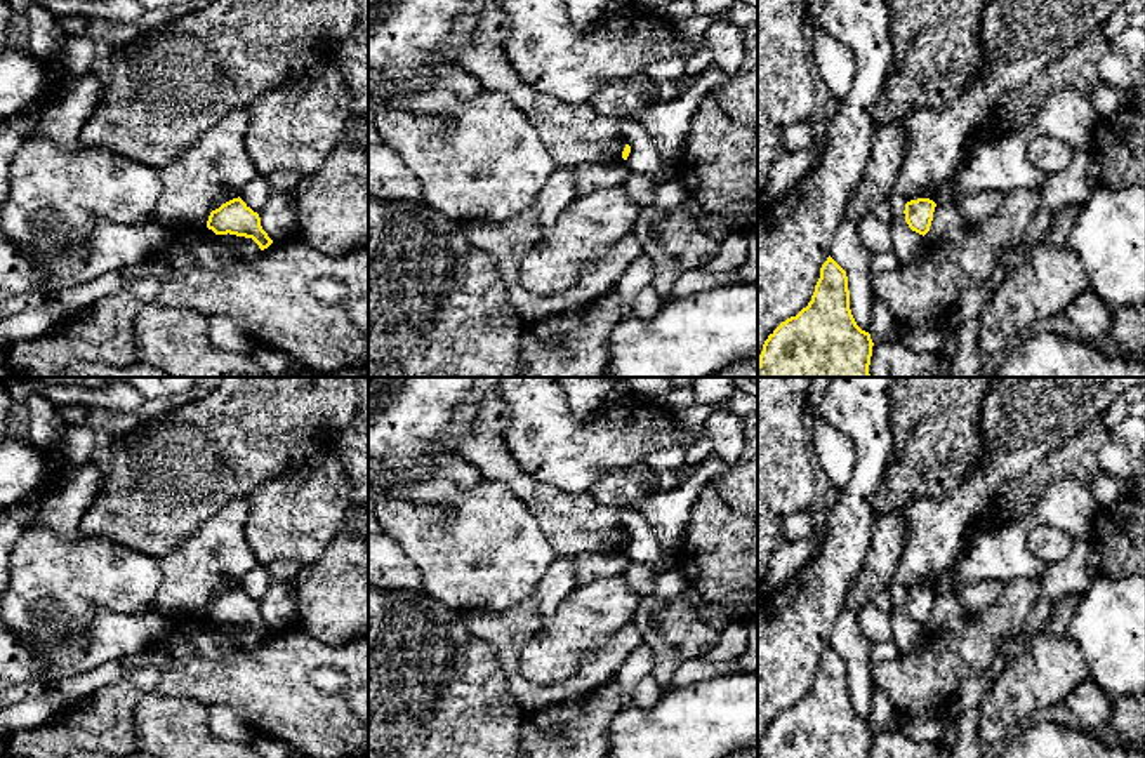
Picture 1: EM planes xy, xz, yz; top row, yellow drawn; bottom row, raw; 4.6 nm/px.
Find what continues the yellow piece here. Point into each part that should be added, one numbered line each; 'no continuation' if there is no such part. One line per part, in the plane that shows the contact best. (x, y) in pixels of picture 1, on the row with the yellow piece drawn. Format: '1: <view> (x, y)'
no continuation

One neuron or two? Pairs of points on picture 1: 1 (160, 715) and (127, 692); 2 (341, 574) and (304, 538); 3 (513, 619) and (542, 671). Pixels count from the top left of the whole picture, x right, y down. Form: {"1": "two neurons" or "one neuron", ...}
{"1": "two neurons", "2": "two neurons", "3": "two neurons"}

